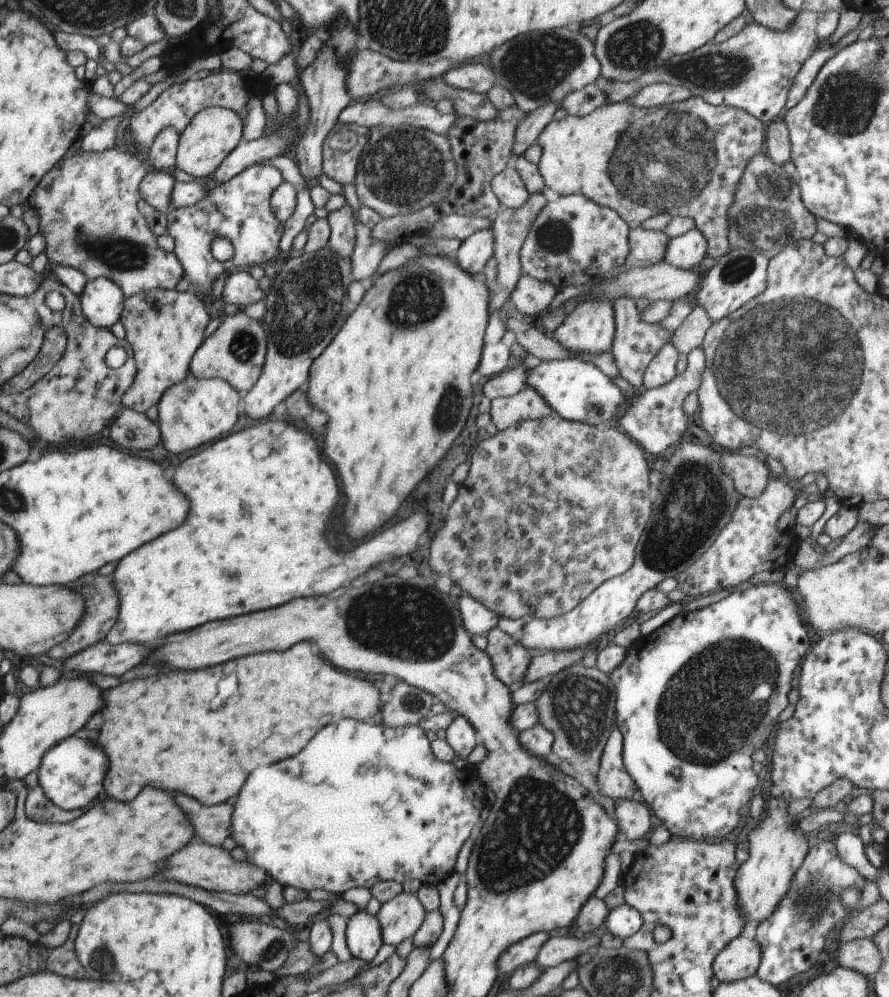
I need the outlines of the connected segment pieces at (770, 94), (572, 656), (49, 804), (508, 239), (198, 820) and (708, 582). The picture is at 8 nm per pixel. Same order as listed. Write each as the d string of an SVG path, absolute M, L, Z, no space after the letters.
M839 11L798 13L785 30L776 31L763 25L746 24L734 37L722 43L705 46L684 55L675 55L661 68L649 71L638 85L633 83L596 83L605 90L607 102L618 103L635 96L644 85L665 83L684 86L693 97L701 97L710 105L729 105L748 112L766 126L782 117L789 91L802 64L818 49L825 48L838 27Z
M598 643L585 647L584 649L577 649L567 652L538 652L530 662L527 672L523 677L524 683L532 683L538 680L546 680L554 674L561 672L563 669L570 667L572 664L580 662L584 654L588 650L594 650Z
M39 785L31 789L26 798L26 817L35 822L68 823L82 816L84 812L85 810L65 811L62 807L56 806Z
M535 193L529 196L528 201L521 208L504 210L493 220L491 232L494 244L493 258L497 261L497 284L496 288L490 292L490 315L500 311L516 289L517 280L522 276L519 258L521 247L526 241L528 232L538 217L539 211L546 206L547 202L543 193Z
M178 794L174 798L178 798L178 806L186 810L189 822L194 824L194 830L197 831L195 839L199 838L202 842L219 846L229 834L233 833L235 807L232 801L218 804L218 806L202 806L198 800L188 798L184 794Z
M770 474L766 489L760 497L740 496L726 526L717 534L714 545L696 558L692 566L676 576L677 589L681 590L687 599L694 600L740 586L759 572L780 571L786 567L792 561L801 540L793 535L793 529L780 530L778 521L782 514L794 505L800 493Z

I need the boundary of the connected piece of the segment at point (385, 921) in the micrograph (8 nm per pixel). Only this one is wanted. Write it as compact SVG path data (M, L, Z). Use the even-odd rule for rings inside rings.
M400 893L382 903L375 915L380 922L383 944L396 946L406 938L412 938L422 923L427 911L416 894Z

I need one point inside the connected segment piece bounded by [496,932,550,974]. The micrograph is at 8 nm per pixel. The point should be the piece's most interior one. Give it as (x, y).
(521, 954)

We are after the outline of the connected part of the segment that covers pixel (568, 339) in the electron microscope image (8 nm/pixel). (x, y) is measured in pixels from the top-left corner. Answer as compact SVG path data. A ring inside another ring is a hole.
M603 297L582 301L554 332L555 340L570 353L579 355L591 363L593 357L611 351L615 336L615 317L612 303Z

